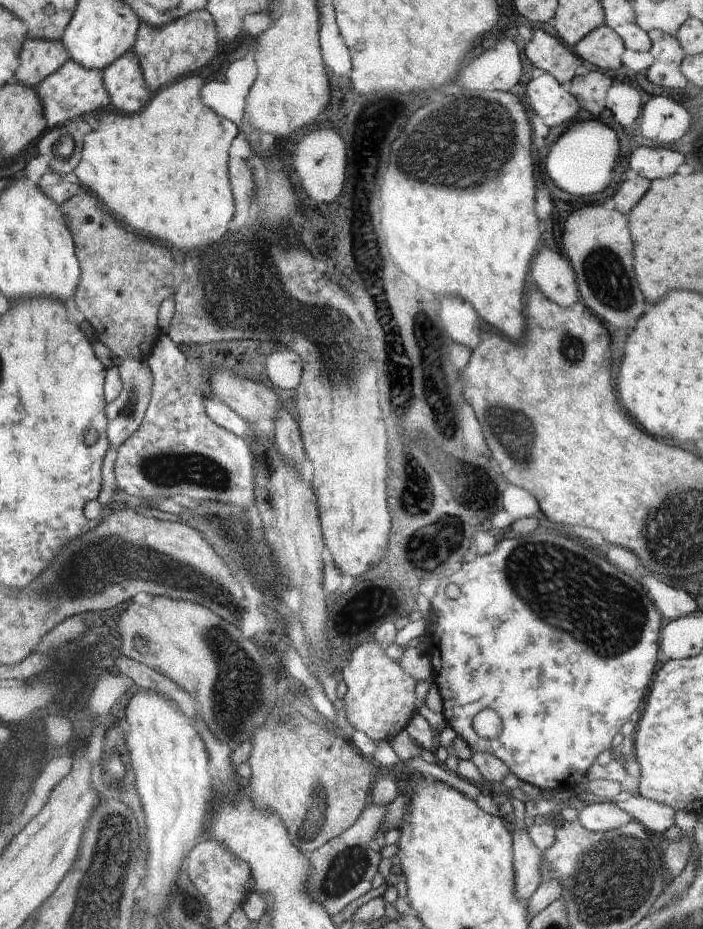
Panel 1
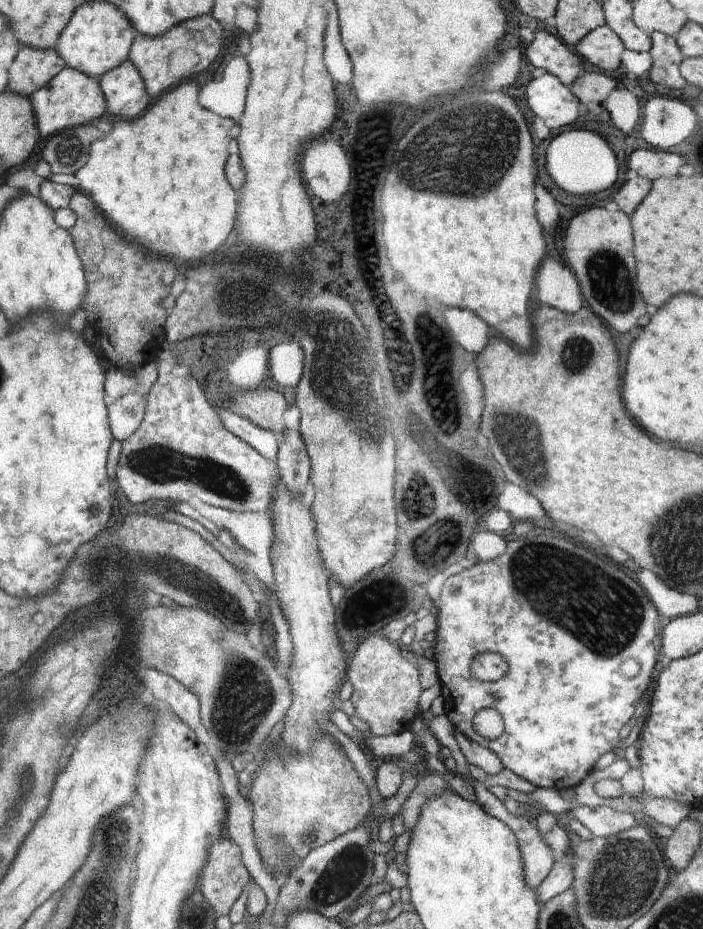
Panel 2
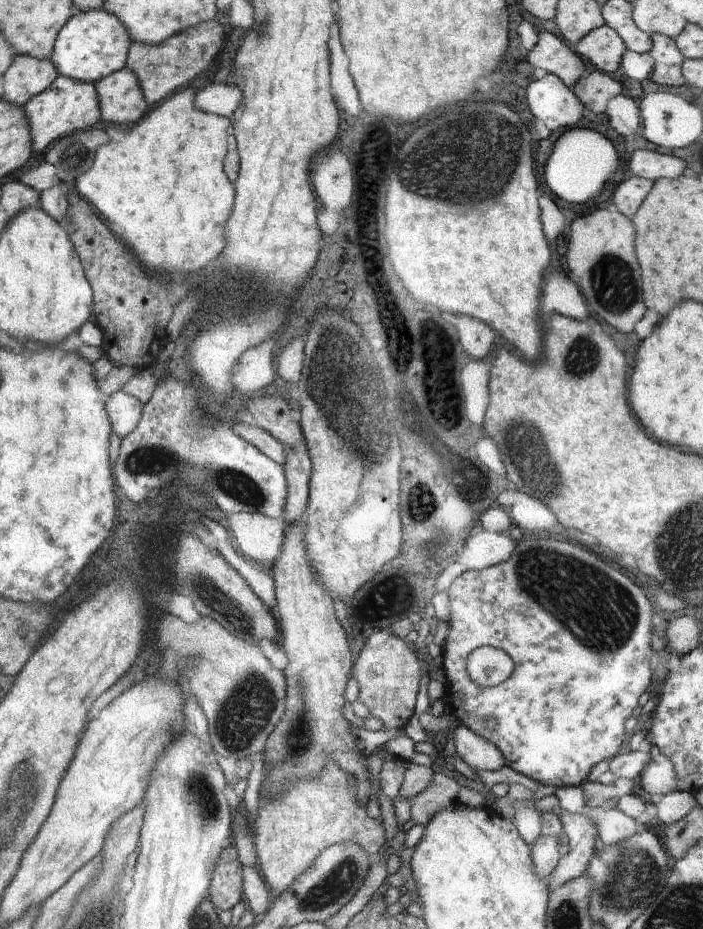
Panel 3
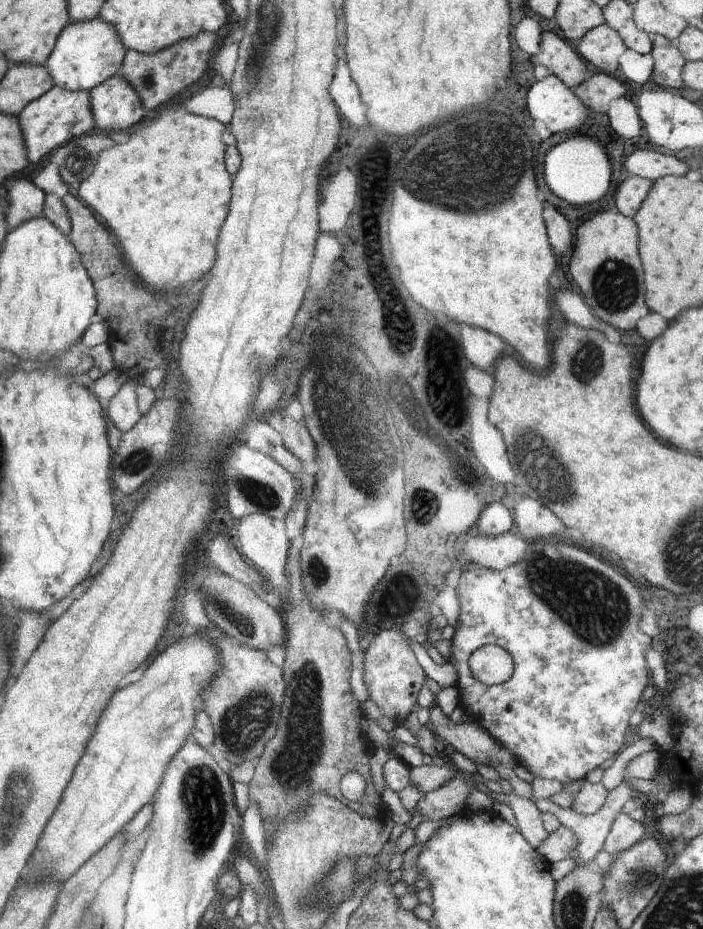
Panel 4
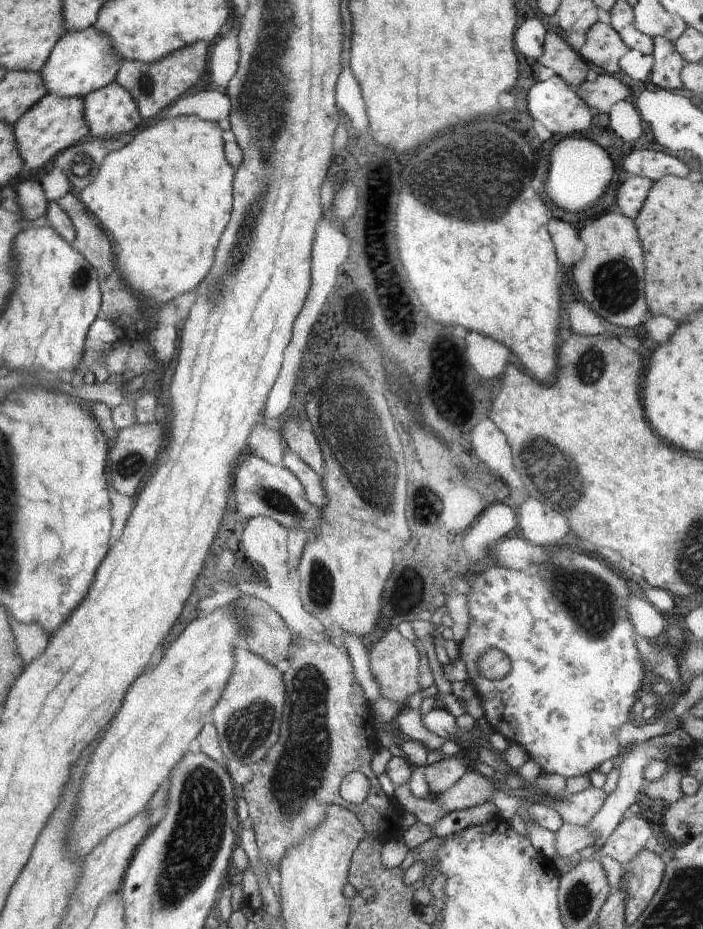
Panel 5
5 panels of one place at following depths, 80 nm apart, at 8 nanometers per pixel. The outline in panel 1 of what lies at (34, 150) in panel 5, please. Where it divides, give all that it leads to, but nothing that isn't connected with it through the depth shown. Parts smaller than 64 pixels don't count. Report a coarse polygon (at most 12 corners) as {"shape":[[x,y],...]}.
{"shape":[[69,60],[37,86],[50,128],[111,105],[102,71]]}

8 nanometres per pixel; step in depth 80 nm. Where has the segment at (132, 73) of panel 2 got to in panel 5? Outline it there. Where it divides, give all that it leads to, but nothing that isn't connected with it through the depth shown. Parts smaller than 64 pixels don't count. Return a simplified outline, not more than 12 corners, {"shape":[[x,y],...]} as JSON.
{"shape":[[117,80],[84,97],[90,138],[111,139],[142,122]]}

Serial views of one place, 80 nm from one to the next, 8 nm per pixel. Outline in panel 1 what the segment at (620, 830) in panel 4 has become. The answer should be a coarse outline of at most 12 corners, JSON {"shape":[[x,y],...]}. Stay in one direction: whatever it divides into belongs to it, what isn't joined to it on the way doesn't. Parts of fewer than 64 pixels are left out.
{"shape":[[612,803],[584,807],[578,821],[610,832],[633,817]]}

